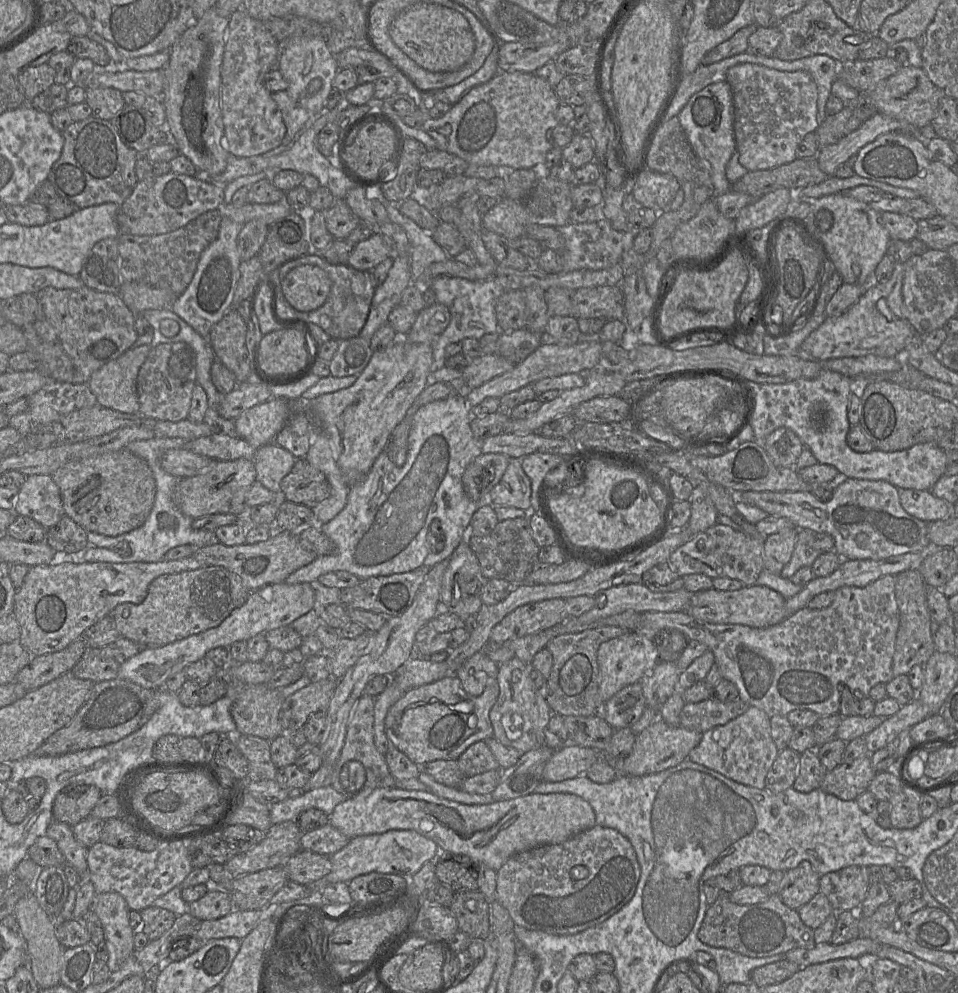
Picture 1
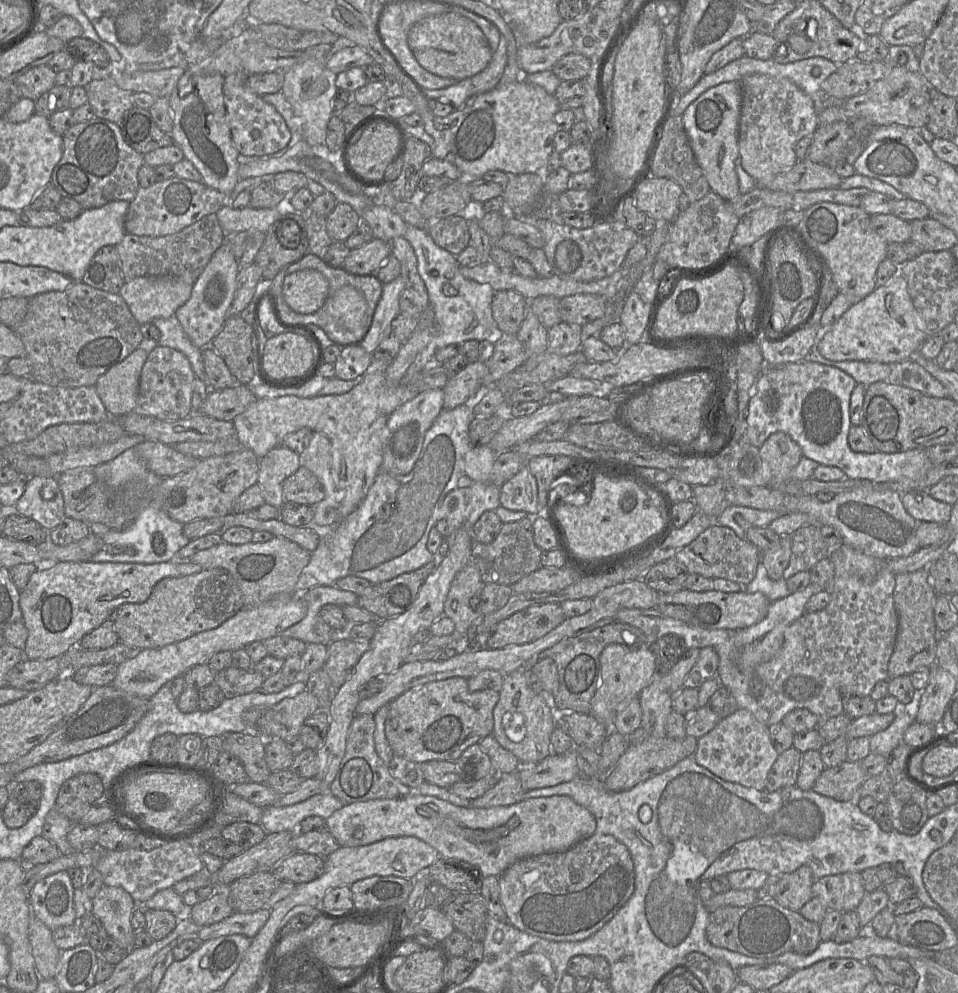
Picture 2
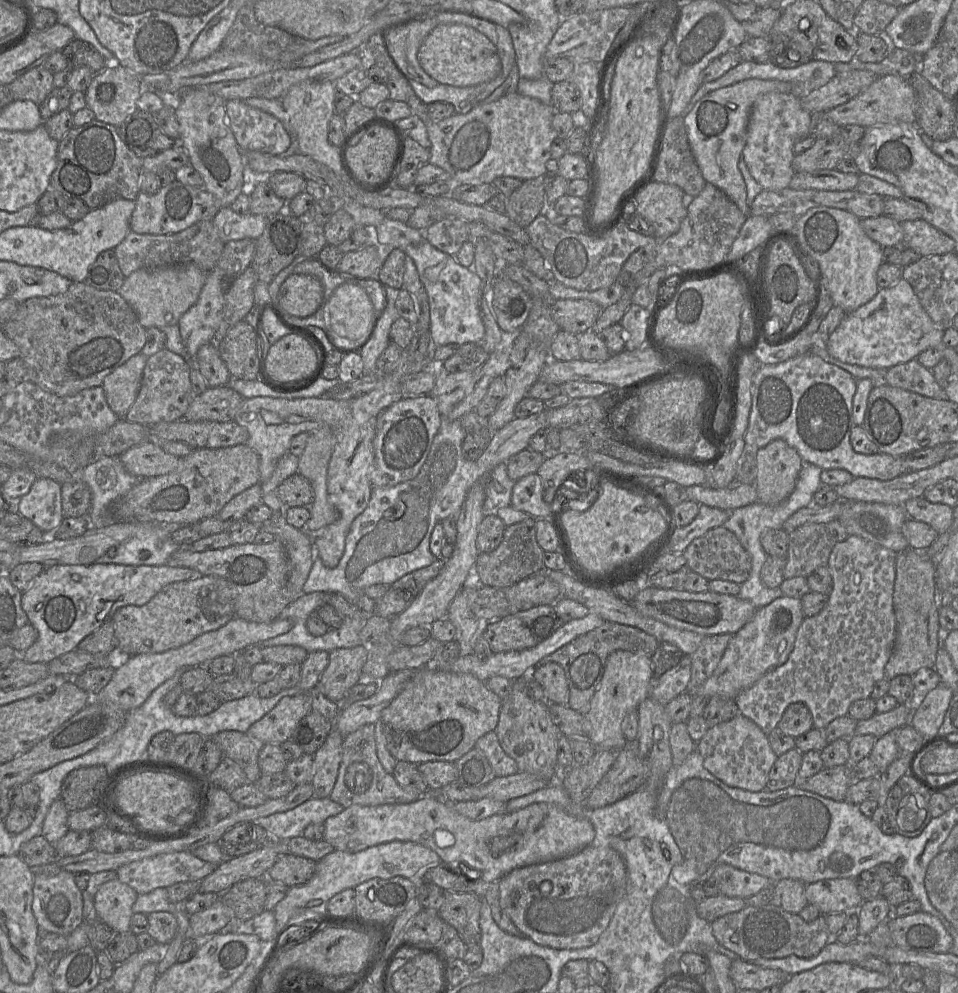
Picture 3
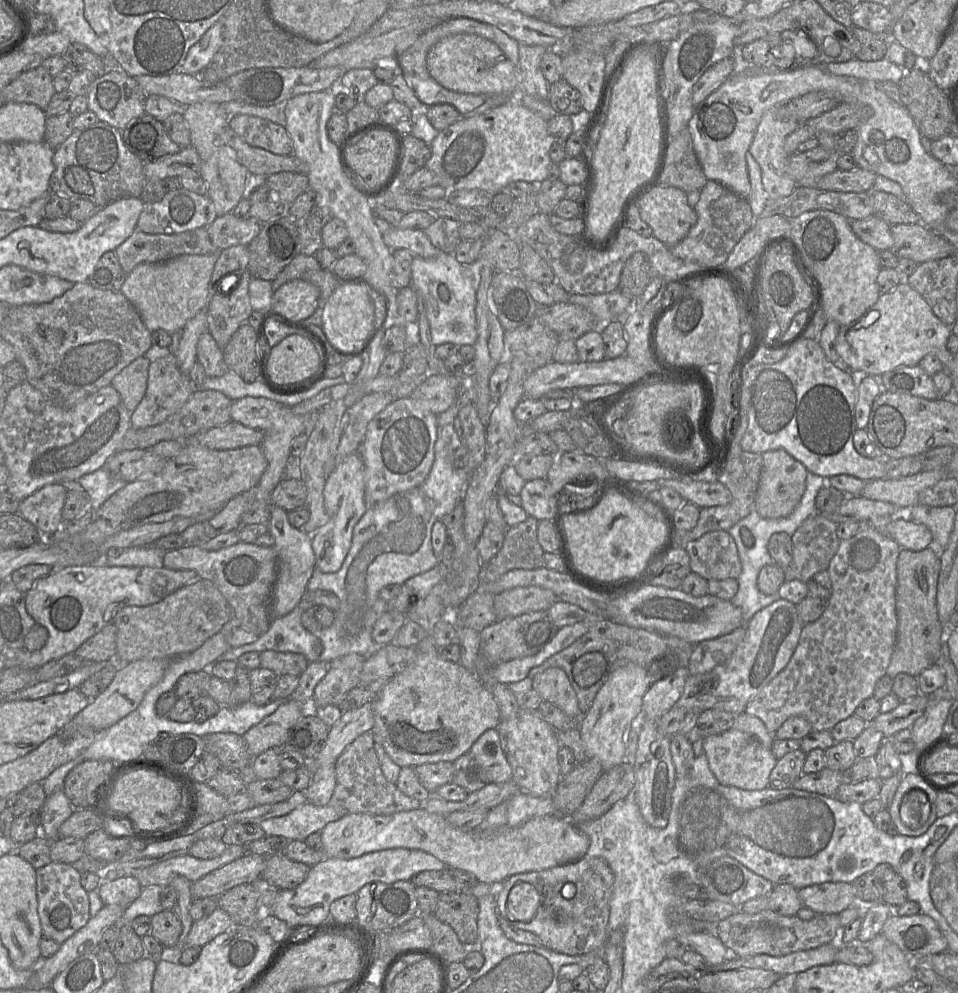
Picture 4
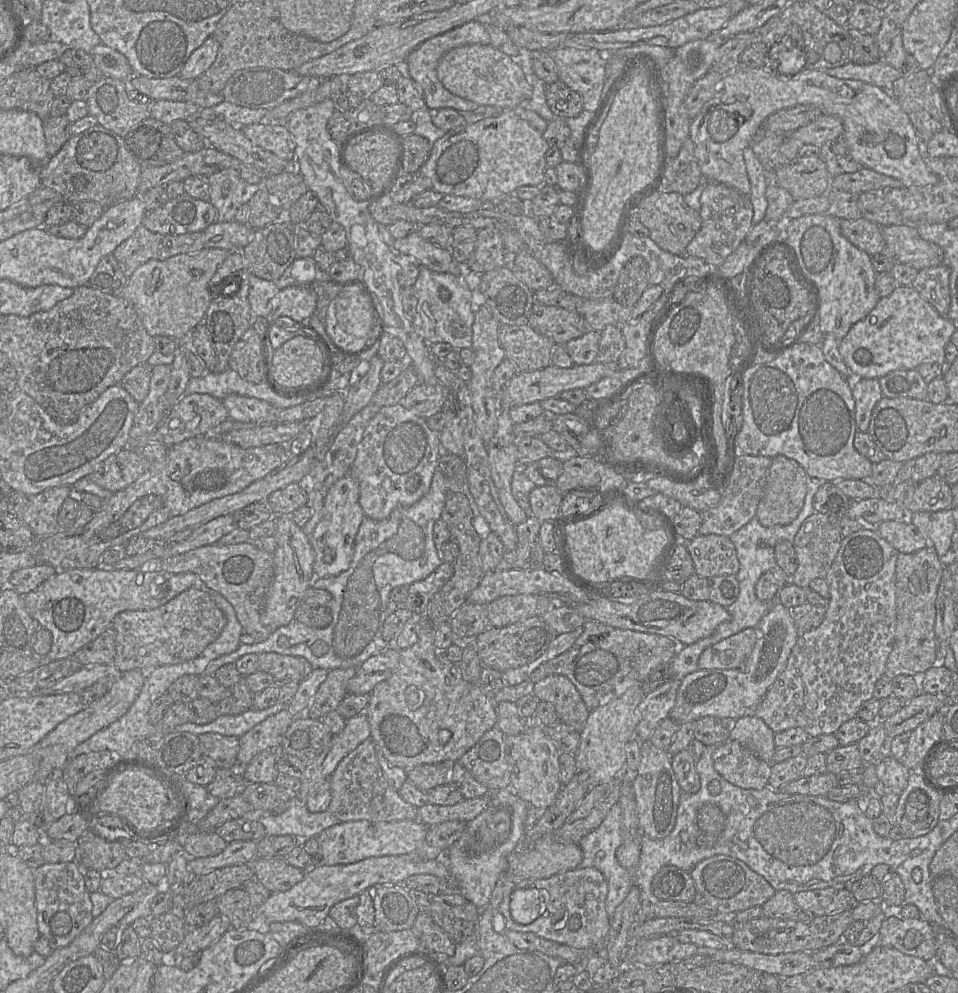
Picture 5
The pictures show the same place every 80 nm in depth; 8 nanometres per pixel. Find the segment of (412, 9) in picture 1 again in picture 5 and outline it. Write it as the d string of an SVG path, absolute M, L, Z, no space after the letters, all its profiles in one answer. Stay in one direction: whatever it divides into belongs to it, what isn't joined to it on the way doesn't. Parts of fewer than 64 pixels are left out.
M470 44L450 50L439 60L437 74L451 93L481 106L515 110L532 96L532 88L525 78L520 58L512 58L492 45Z

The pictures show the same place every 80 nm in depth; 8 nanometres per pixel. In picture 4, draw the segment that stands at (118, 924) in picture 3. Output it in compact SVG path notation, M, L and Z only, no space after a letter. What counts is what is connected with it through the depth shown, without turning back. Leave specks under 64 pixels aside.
M132 874L112 881L104 881L98 887L99 896L105 905L128 907L140 895L142 887Z

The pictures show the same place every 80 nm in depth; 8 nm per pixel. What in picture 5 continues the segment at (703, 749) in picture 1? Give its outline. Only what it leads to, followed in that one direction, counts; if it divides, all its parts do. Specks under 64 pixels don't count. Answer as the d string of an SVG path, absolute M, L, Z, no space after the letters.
M727 740L719 744L713 753L715 770L726 781L744 789L761 790L768 786L772 764L757 757L747 746L736 740Z

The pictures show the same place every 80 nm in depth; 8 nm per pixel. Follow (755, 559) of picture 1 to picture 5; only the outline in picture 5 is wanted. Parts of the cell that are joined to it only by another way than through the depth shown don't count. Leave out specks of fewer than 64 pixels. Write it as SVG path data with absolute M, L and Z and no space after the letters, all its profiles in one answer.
M718 534L697 535L685 543L697 575L710 578L738 573L740 564L730 537Z

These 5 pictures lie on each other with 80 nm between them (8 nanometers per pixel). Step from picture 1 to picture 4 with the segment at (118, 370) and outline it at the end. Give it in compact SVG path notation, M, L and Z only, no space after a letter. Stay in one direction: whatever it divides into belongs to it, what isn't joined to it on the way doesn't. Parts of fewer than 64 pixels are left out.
M141 356L125 367L111 382L130 412L136 409L145 395L149 364L150 361Z

